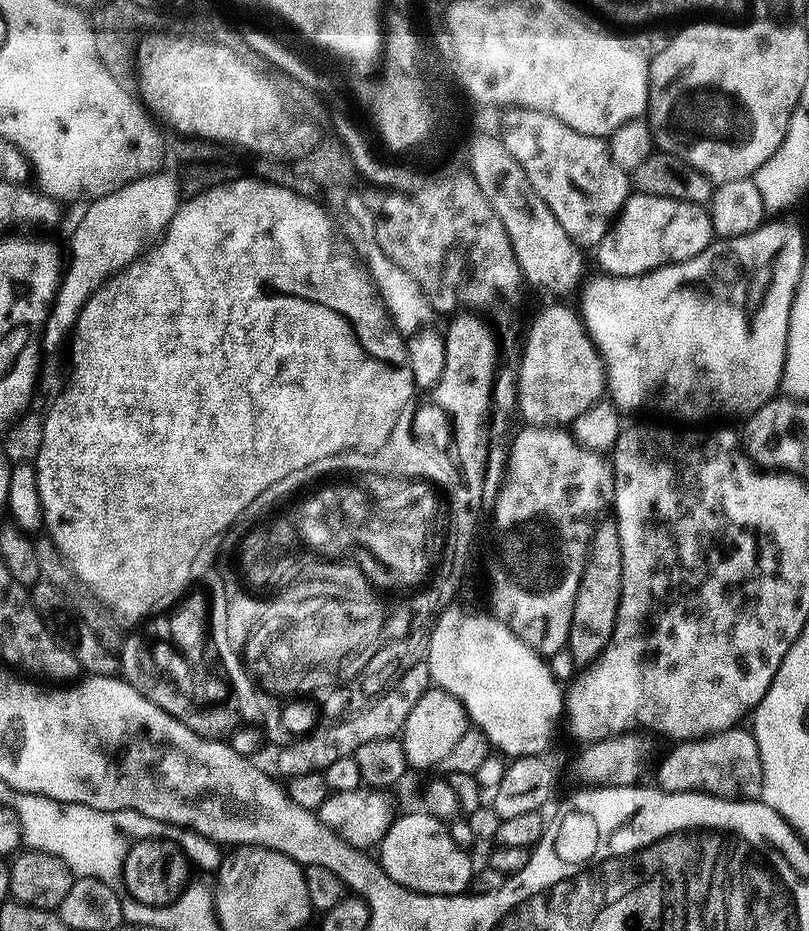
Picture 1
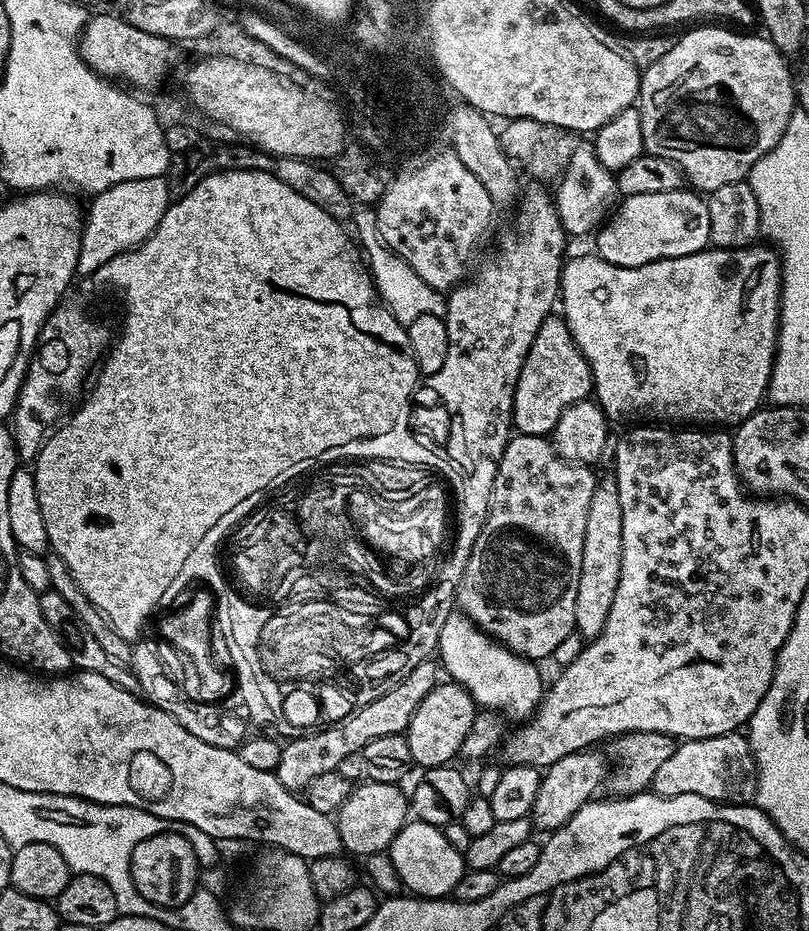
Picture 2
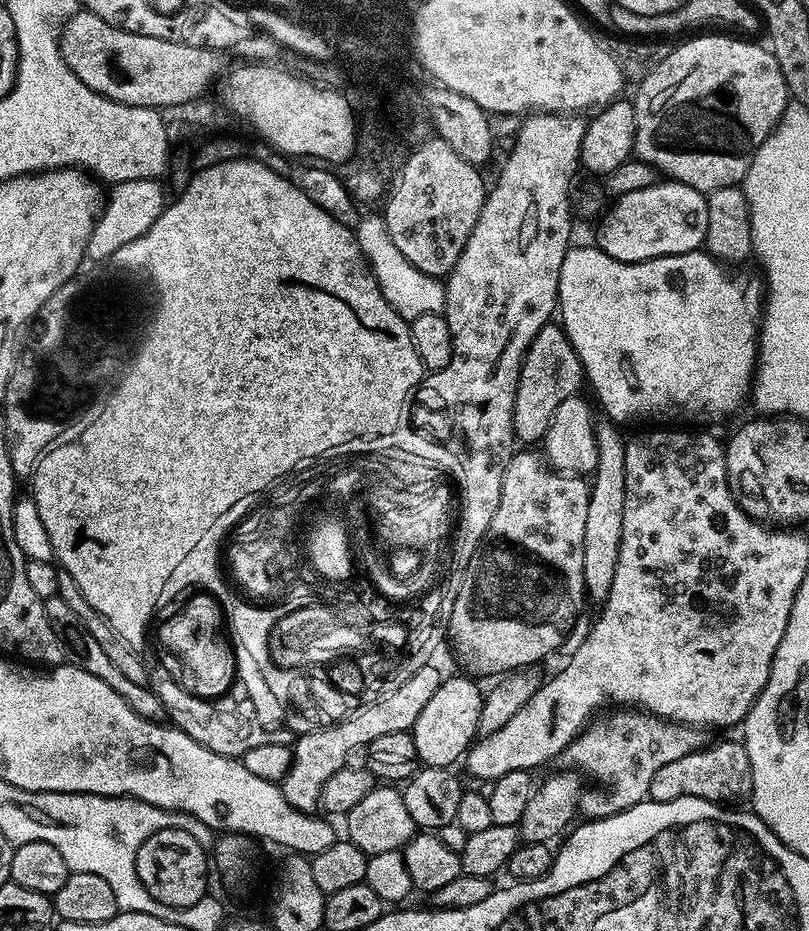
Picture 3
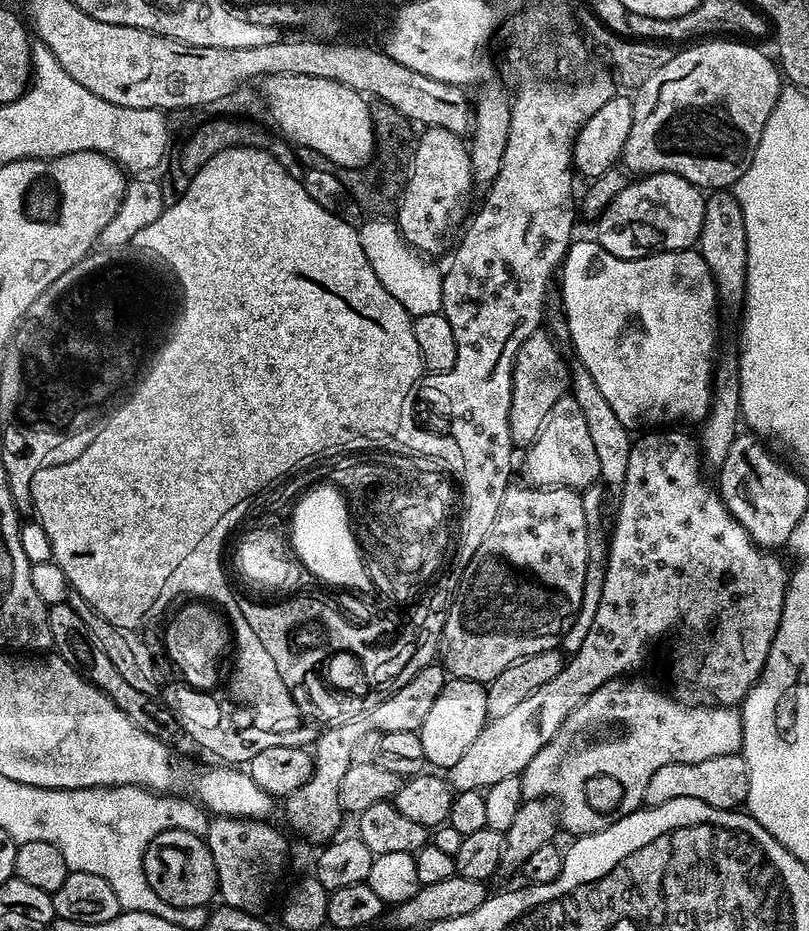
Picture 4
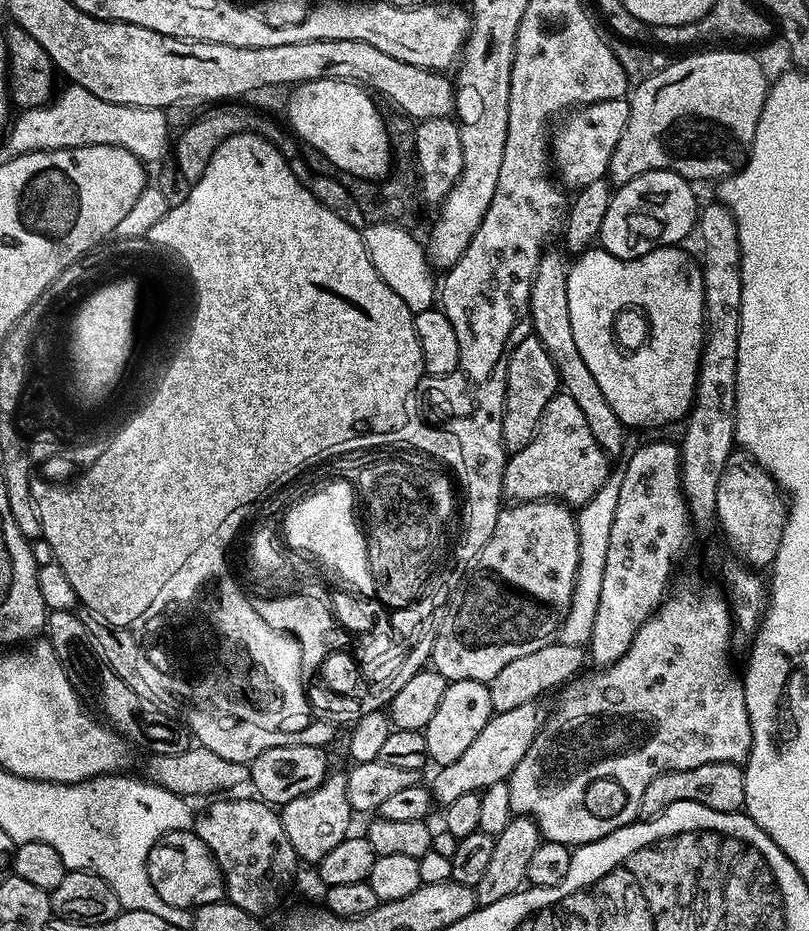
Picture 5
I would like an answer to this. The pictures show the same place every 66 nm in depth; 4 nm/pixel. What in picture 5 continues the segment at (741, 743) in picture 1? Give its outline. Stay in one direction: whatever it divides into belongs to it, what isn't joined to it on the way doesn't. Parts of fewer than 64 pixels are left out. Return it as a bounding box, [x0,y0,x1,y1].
[640,762,745,816]

